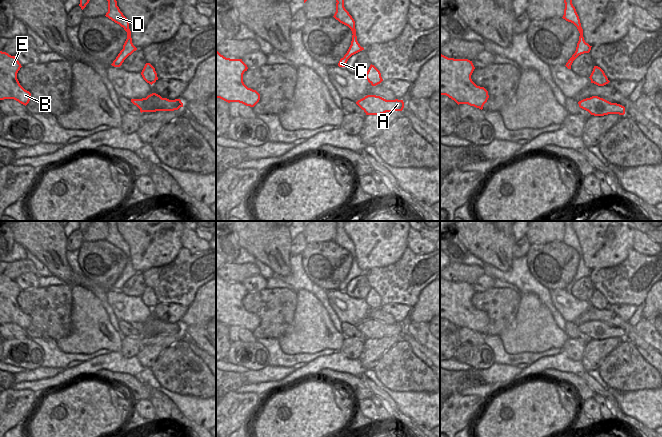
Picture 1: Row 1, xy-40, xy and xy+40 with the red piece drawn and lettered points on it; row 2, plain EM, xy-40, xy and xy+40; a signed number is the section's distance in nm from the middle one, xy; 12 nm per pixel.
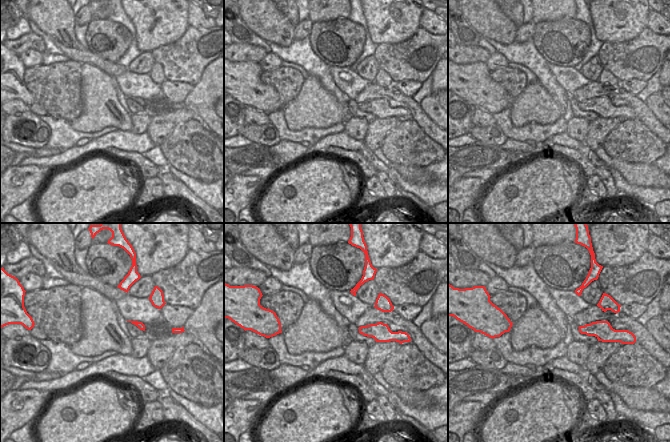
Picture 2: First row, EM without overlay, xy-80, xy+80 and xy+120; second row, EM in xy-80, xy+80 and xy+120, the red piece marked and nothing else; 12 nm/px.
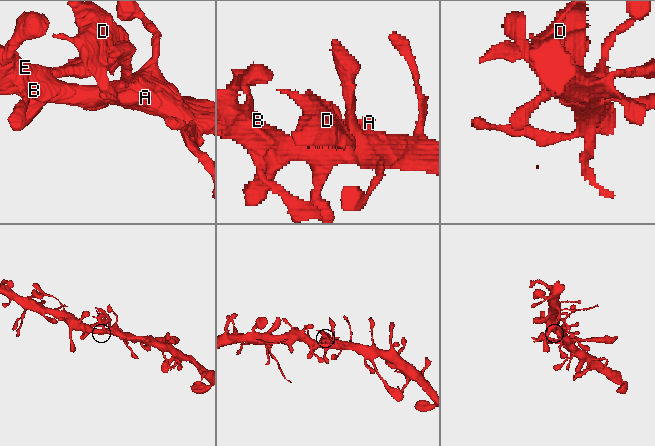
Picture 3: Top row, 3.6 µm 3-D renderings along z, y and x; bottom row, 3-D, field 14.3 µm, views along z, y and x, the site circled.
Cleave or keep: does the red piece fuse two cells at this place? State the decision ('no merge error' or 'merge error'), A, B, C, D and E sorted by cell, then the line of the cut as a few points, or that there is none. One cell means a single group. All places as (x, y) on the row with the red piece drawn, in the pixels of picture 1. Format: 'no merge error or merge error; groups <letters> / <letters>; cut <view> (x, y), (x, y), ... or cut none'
no merge error; groups A B C D E; cut none

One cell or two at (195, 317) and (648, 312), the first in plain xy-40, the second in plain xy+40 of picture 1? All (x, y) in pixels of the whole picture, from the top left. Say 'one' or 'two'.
one

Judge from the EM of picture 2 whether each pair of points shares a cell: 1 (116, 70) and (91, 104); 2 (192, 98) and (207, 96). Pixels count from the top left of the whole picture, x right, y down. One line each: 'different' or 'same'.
1: different
2: same

